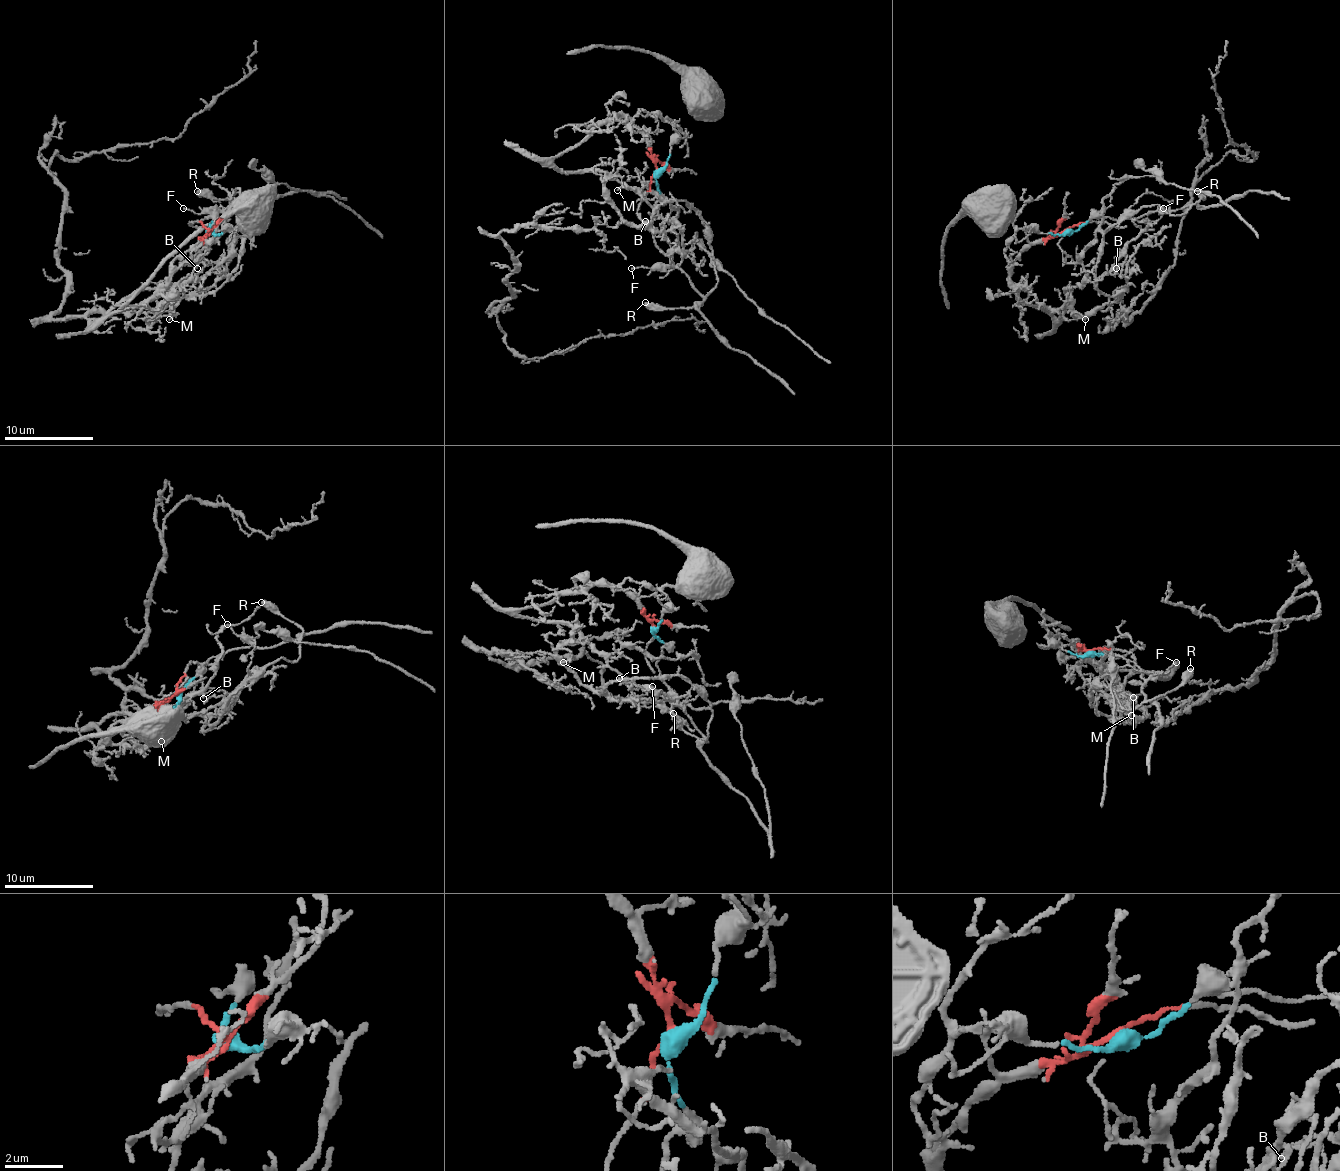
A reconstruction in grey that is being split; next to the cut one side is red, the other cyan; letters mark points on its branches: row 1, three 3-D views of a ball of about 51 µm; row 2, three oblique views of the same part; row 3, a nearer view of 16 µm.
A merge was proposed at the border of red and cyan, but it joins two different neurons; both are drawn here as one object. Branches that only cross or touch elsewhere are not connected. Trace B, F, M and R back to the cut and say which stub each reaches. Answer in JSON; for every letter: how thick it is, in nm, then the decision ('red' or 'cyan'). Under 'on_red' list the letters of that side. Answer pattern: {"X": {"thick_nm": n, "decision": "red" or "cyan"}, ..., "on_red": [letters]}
{"B": {"thick_nm": 110, "decision": "red"}, "F": {"thick_nm": 120, "decision": "cyan"}, "M": {"thick_nm": 150, "decision": "red"}, "R": {"thick_nm": 500, "decision": "cyan"}, "on_red": ["B", "M"]}

